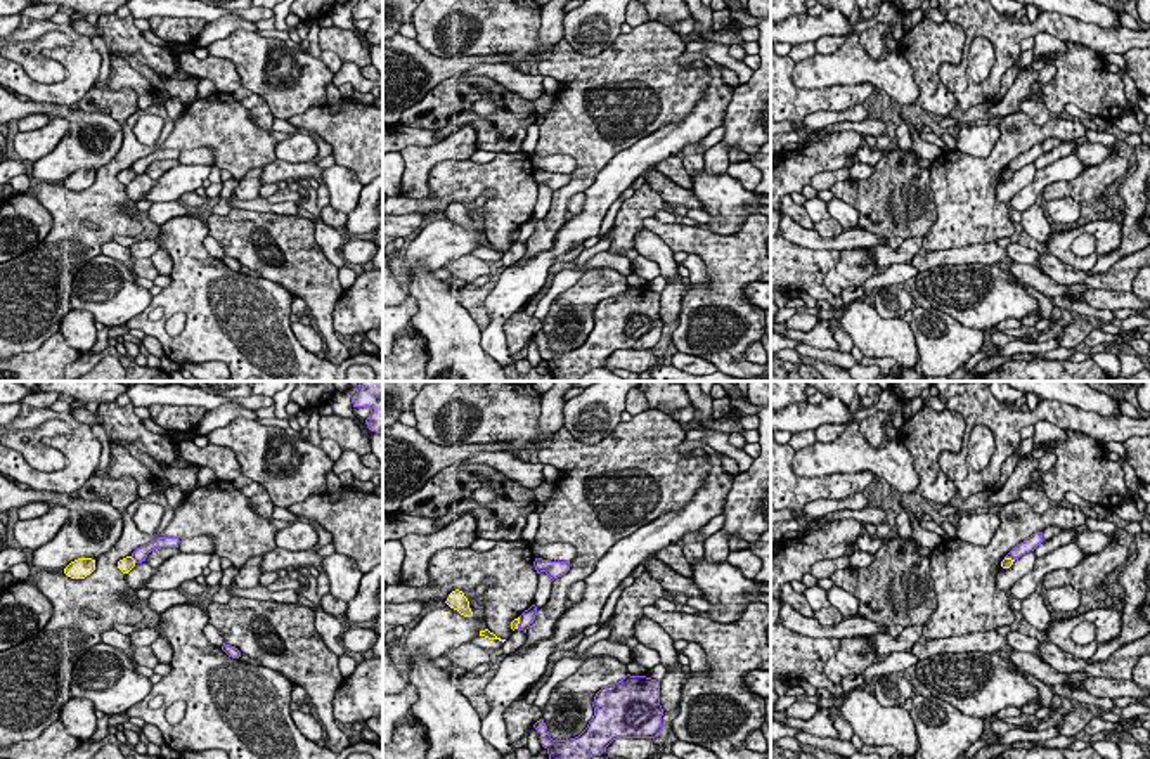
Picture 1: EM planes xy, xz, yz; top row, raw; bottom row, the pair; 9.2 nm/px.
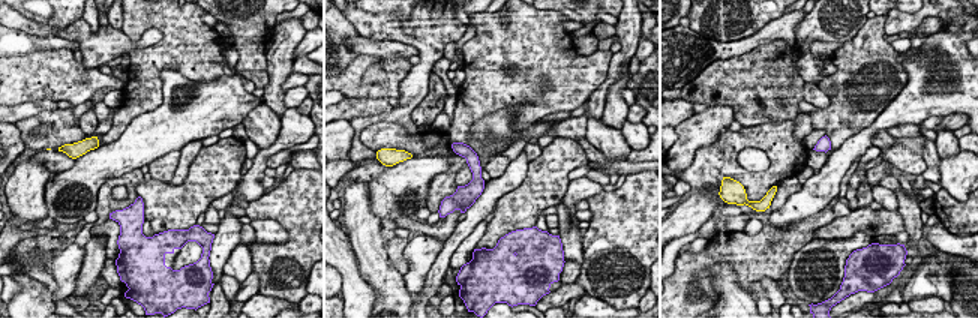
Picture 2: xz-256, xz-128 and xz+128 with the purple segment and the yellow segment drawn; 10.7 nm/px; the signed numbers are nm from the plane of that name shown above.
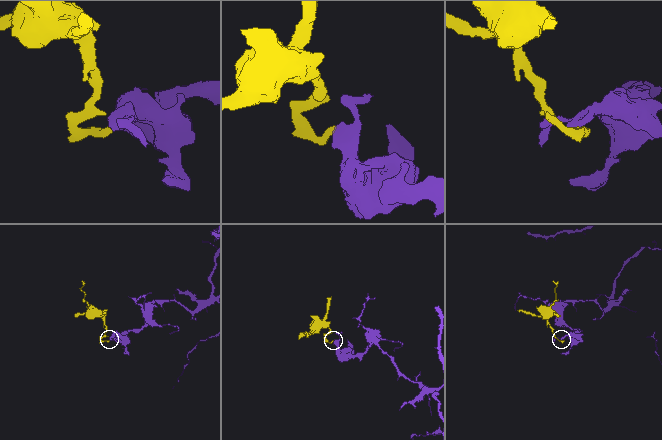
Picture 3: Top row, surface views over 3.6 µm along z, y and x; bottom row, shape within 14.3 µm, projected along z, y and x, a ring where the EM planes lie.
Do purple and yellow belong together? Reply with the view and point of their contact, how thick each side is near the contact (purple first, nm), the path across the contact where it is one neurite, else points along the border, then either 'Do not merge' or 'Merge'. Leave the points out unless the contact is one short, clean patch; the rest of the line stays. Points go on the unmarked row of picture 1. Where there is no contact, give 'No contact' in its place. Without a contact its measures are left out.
Touches purple at xy (134, 170). Thickness 140 nm (purple) against 140 nm. Boundary: xy (130, 168), (135, 174). Do not merge

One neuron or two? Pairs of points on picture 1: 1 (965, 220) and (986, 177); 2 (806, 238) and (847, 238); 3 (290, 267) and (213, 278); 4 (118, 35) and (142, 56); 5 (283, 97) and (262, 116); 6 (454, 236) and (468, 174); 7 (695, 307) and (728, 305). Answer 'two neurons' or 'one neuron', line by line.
1: one neuron
2: one neuron
3: two neurons
4: one neuron
5: two neurons
6: two neurons
7: one neuron

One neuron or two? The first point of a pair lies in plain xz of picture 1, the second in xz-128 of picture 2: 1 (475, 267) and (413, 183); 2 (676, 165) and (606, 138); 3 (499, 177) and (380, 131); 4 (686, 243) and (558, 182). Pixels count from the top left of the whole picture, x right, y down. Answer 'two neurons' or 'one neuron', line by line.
1: two neurons
2: two neurons
3: one neuron
4: two neurons

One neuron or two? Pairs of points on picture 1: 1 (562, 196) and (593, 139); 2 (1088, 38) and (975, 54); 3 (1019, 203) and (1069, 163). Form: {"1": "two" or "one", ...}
{"1": "one", "2": "two", "3": "one"}

